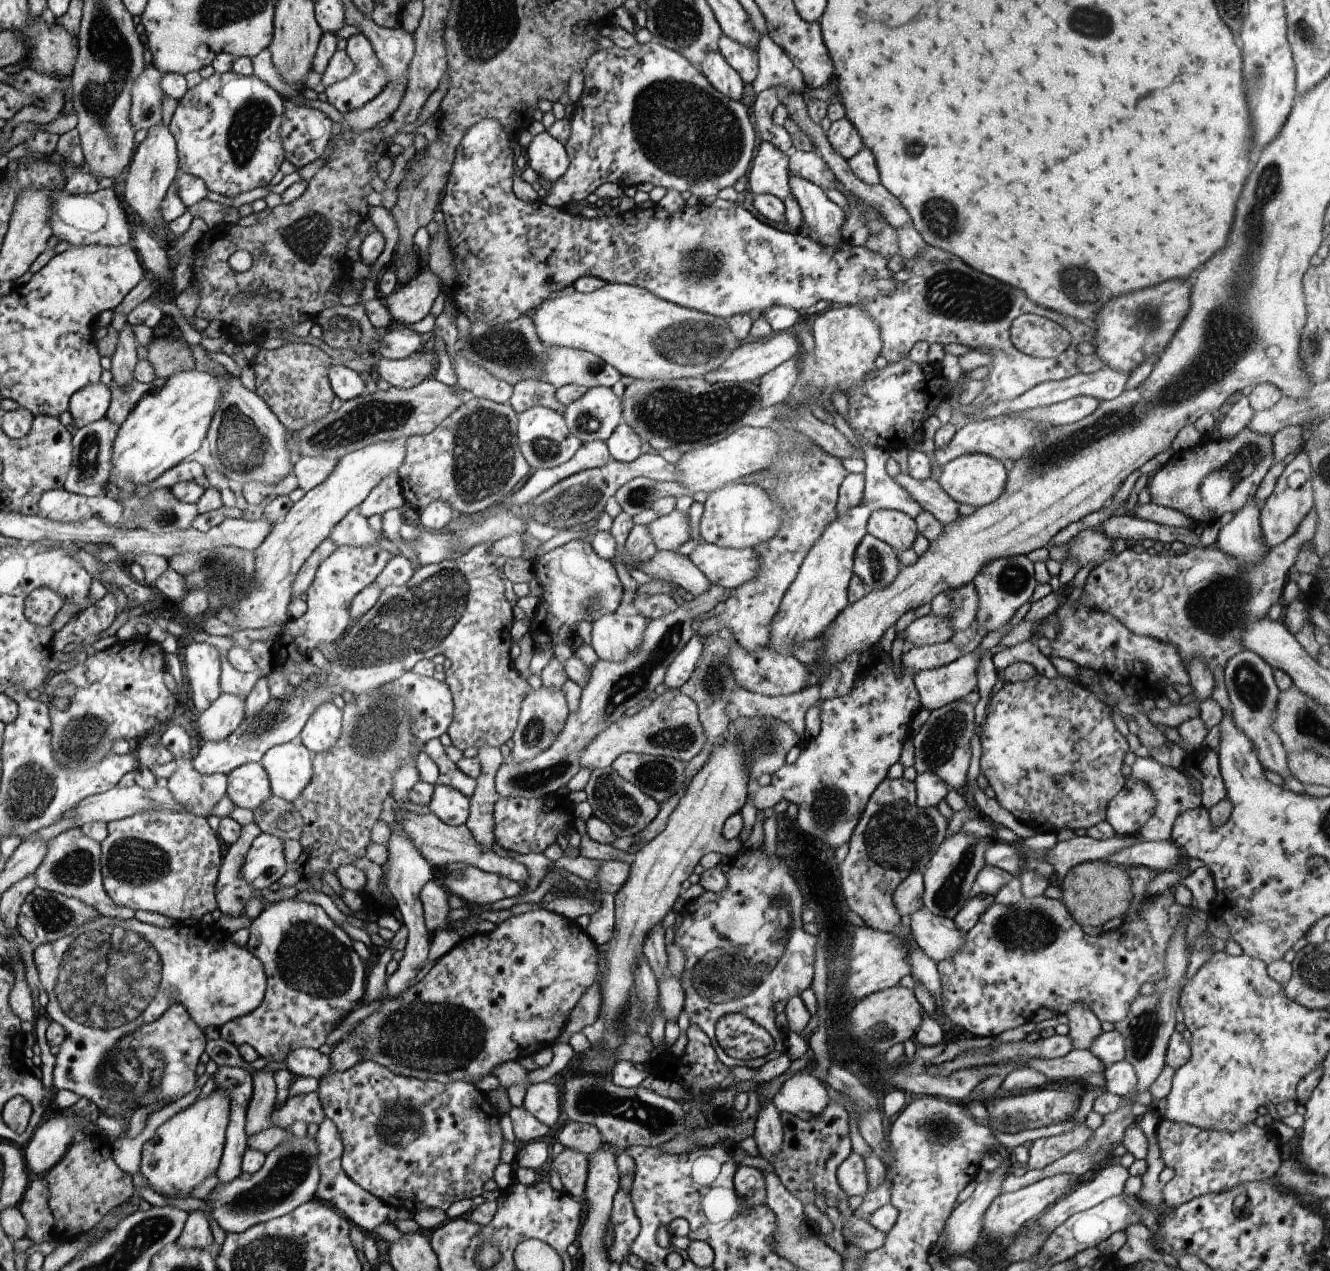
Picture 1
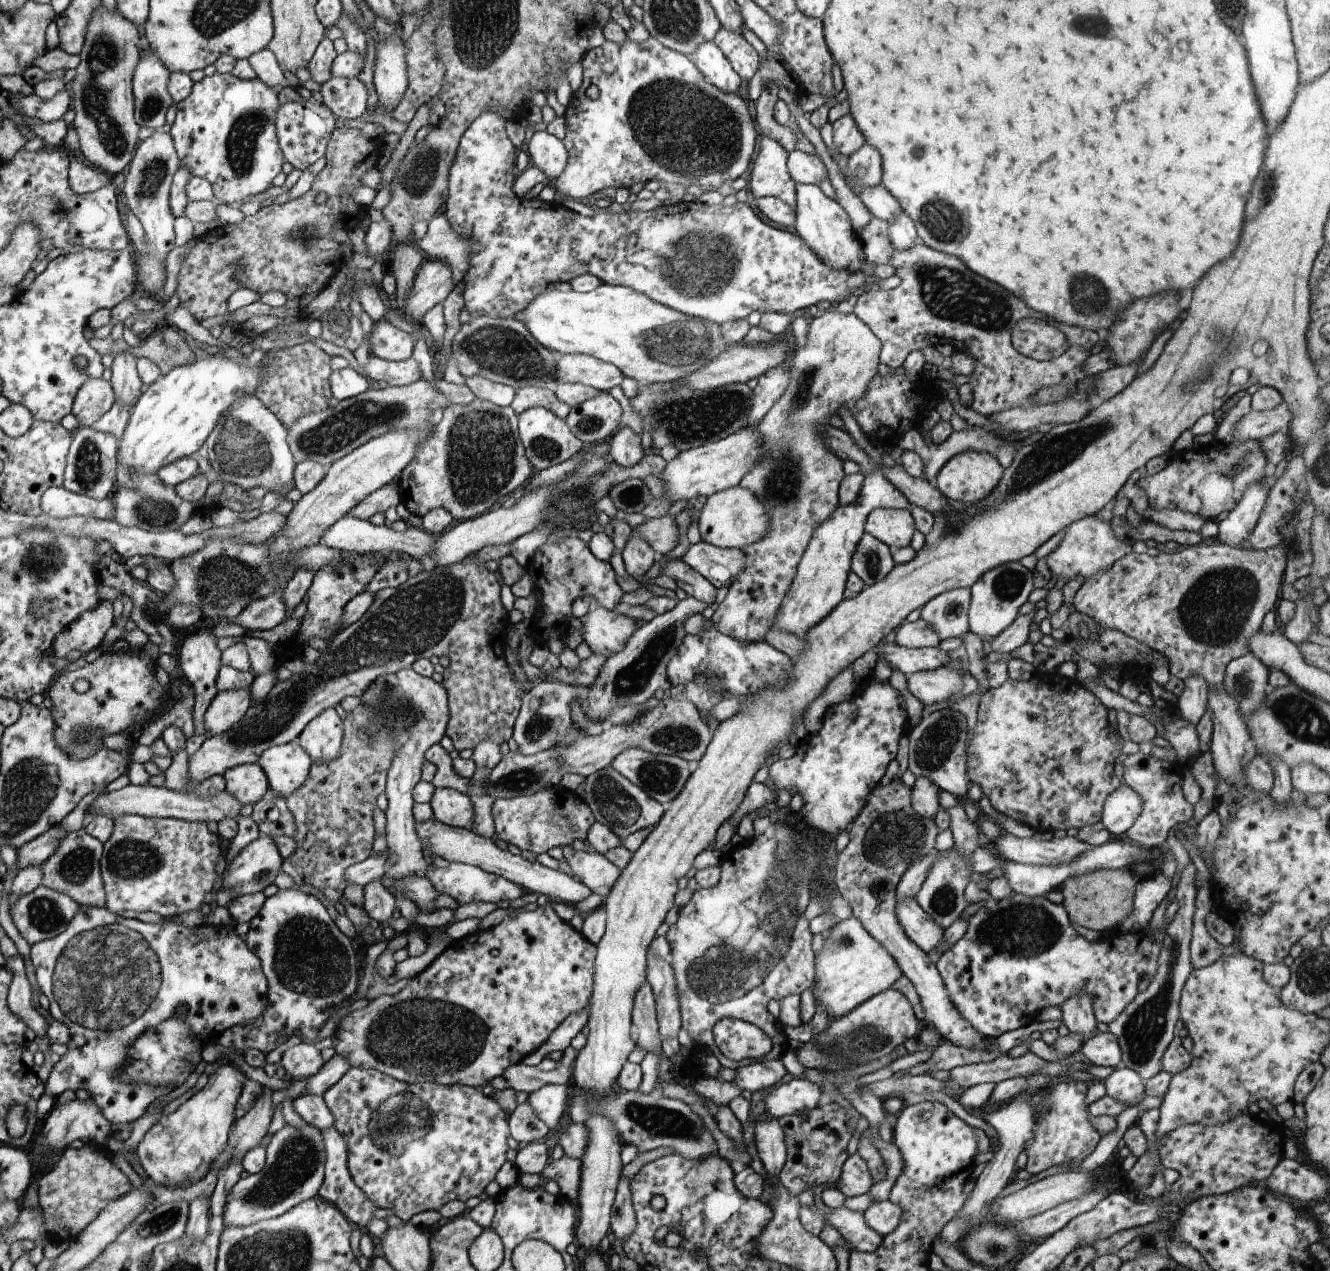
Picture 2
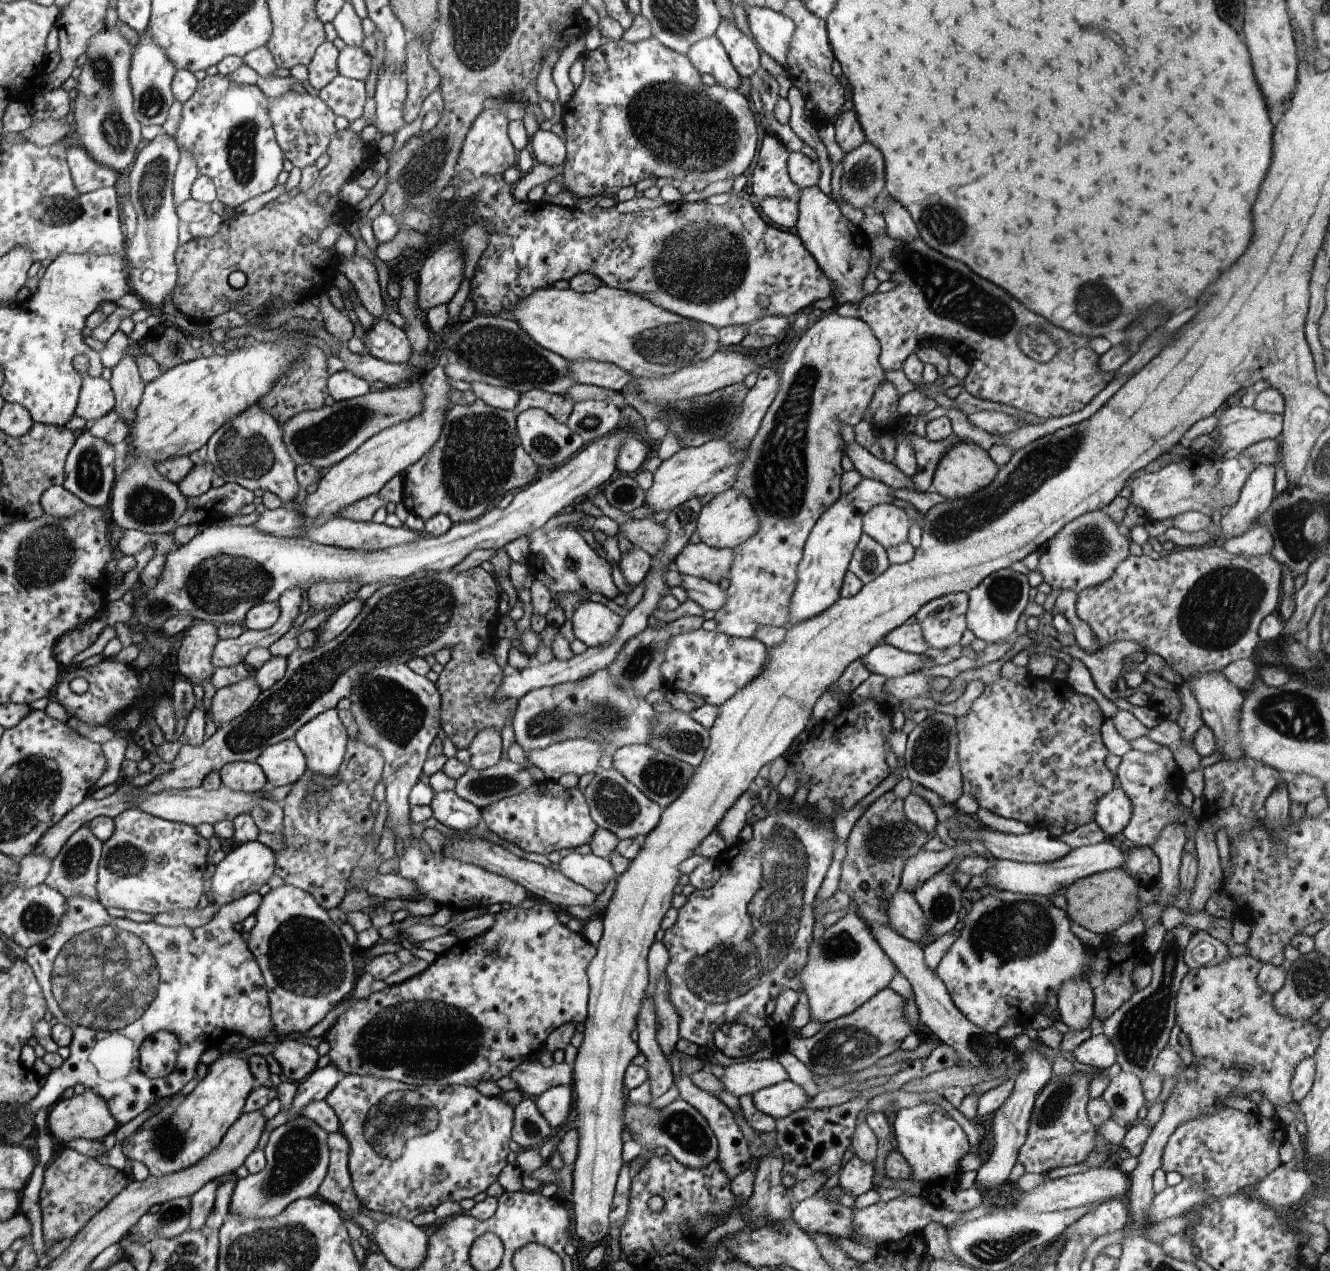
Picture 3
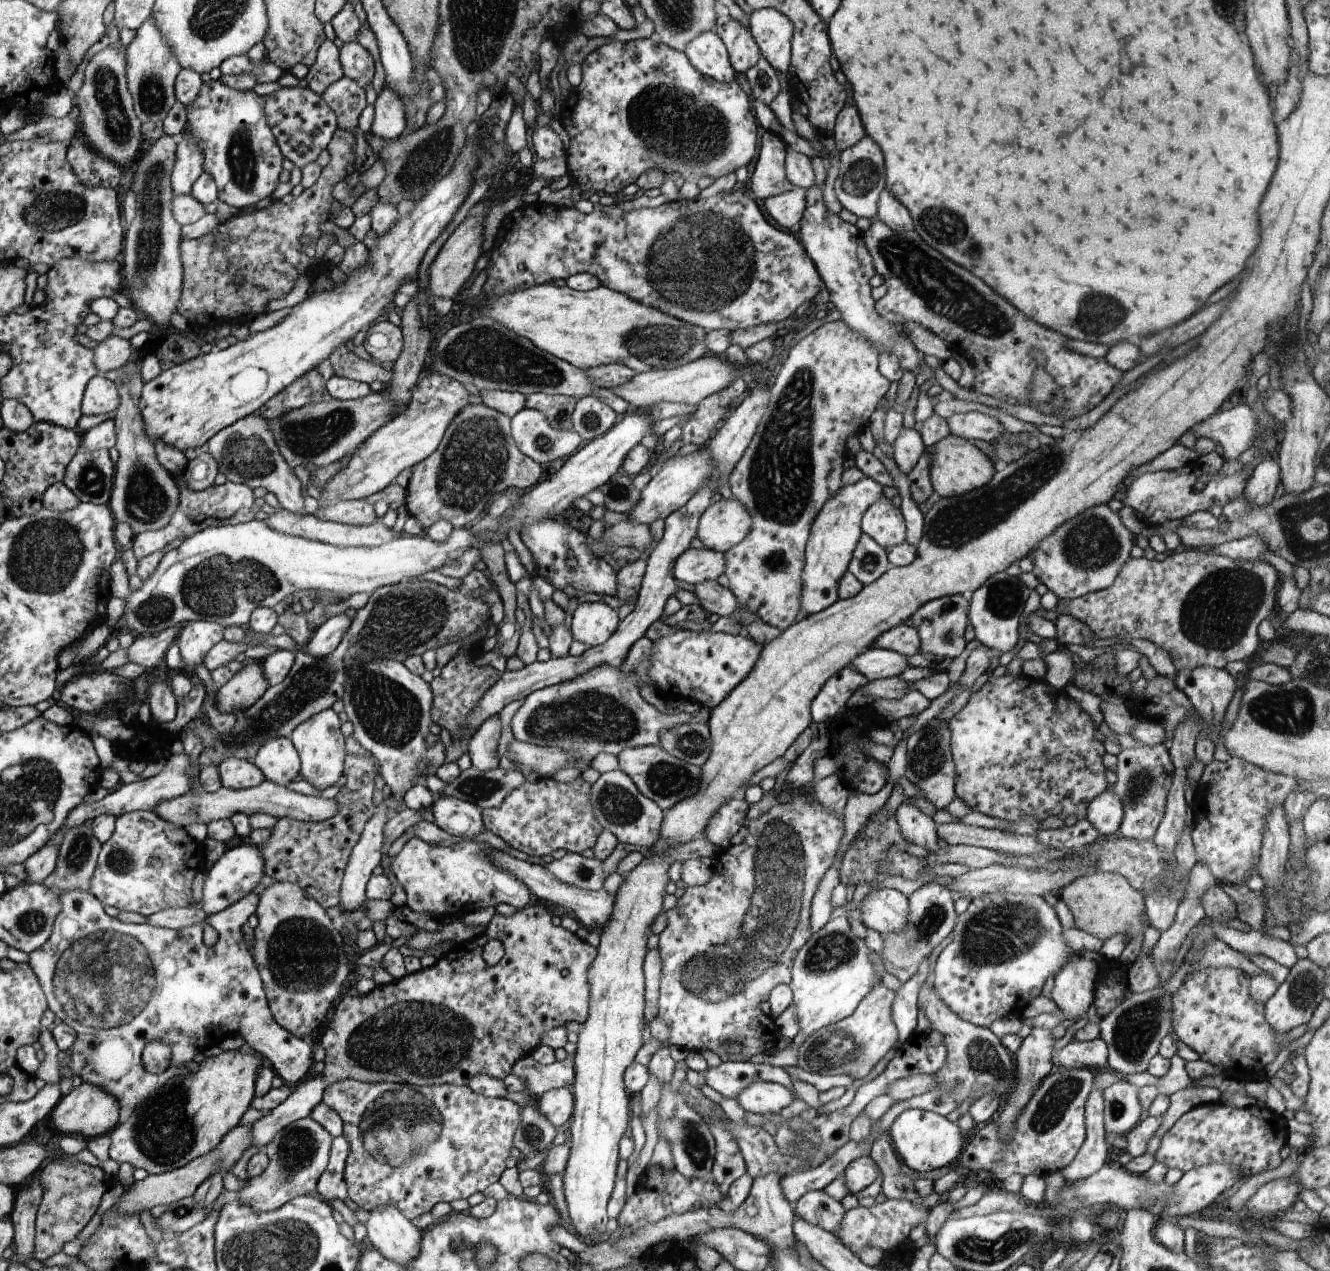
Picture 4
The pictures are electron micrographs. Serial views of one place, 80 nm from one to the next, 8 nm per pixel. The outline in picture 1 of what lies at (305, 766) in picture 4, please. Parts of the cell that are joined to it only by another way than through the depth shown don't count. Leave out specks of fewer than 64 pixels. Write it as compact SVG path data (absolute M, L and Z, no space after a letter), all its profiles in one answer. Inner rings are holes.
M324 702L310 716L298 740L314 754L332 750L342 736L342 712L334 702Z

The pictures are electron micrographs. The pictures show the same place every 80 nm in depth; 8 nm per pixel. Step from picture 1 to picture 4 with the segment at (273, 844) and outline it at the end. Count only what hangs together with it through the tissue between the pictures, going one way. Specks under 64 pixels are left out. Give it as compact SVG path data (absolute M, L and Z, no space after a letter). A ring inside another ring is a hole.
M249 843L230 848L207 871L208 878L204 882L202 899L198 906L202 907L211 915L224 910L231 904L237 903L241 898L244 898L244 896L256 888L261 877L265 875L264 867L264 857L261 857L261 852L256 845Z

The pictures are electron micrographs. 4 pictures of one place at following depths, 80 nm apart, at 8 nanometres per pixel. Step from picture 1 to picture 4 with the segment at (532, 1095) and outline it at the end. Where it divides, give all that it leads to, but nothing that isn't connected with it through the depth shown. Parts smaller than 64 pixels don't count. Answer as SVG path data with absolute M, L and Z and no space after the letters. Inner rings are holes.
M568 1087L550 1089L536 1100L537 1109L555 1126L567 1126L573 1113L574 1097Z

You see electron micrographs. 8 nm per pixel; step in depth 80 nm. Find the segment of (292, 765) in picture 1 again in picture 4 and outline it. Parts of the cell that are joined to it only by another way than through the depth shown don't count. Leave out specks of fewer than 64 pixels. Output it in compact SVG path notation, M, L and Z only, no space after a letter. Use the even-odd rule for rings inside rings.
M278 737L267 740L256 753L254 763L266 775L266 780L286 787L301 772L301 756L295 743L289 737Z

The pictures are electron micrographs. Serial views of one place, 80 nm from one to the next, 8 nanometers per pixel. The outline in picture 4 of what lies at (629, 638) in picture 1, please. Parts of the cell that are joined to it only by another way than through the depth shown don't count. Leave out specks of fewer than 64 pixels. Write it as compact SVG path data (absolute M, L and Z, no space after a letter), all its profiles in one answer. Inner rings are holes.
M606 603L579 604L572 617L571 633L588 647L604 644L619 627L620 616Z

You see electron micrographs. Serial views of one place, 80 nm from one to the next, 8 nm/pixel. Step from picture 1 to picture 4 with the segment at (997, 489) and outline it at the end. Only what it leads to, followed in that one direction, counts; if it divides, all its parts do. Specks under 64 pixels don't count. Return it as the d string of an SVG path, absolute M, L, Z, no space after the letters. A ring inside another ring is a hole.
M954 433L939 440L928 450L932 459L930 474L933 490L942 498L963 496L971 490L979 489L988 484L996 472L992 460L985 453L982 453L972 442L968 442L968 439Z

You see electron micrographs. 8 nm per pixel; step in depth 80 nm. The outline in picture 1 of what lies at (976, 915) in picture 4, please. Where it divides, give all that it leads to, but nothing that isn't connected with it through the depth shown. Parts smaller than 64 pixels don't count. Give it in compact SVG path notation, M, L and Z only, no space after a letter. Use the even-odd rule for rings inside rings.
M1142 866L1130 867L1125 869L1128 876L1130 876L1130 879L1132 879L1133 898L1132 898L1132 904L1130 905L1130 910L1128 910L1128 912L1126 912L1126 914L1122 916L1123 923L1117 930L1112 930L1109 932L1102 931L1100 934L1096 936L1089 936L1088 934L1086 934L1086 932L1084 932L1084 930L1082 930L1082 927L1078 925L1078 922L1076 922L1076 920L1074 920L1074 918L1070 916L1063 902L1051 900L1044 896L1040 896L1039 898L1030 898L1030 899L1023 897L1022 900L1018 902L1018 904L1010 904L1010 906L1006 906L1006 904L999 904L999 903L995 903L995 904L992 904L992 906L988 906L988 910L986 910L986 913L982 916L982 918L980 918L980 922L978 922L976 926L972 928L972 930L967 932L966 939L964 940L964 946L960 946L960 950L958 950L956 954L952 954L952 956L948 956L948 958L946 958L943 962L940 962L937 964L937 970L939 971L939 974L940 974L940 982L942 982L942 990L944 990L944 994L942 994L942 1002L944 1002L944 1014L946 1014L946 1016L948 1016L948 1018L950 1018L950 1020L952 1020L952 1022L954 1022L954 1024L956 1024L956 1026L958 1026L960 1030L967 1033L968 1036L971 1035L975 1037L978 1037L978 1036L997 1037L999 1034L1002 1034L1002 1032L1006 1030L1017 1028L1019 1026L1022 1026L1023 1024L1025 1025L1026 1023L1028 1024L1029 1022L1032 1021L1035 1011L1038 1010L1039 1008L1050 1008L1050 1010L1054 1011L1056 1014L1060 1014L1060 1013L1065 1014L1066 1010L1068 1010L1068 1008L1070 1008L1072 1004L1084 1004L1084 1006L1088 1006L1088 1009L1092 1010L1092 1013L1096 1016L1096 1018L1098 1018L1100 1023L1110 1022L1110 1024L1114 1025L1114 1024L1117 1024L1120 1020L1123 1020L1124 1016L1128 1014L1128 1010L1130 1010L1130 1004L1132 1004L1132 1002L1134 1002L1134 1000L1136 1000L1136 998L1139 996L1140 988L1142 988L1143 984L1146 984L1147 982L1148 983L1160 982L1160 978L1164 980L1164 958L1166 958L1166 946L1168 946L1168 942L1170 942L1170 938L1172 938L1172 934L1174 934L1172 930L1174 930L1174 928L1178 926L1178 922L1180 922L1180 918L1182 918L1182 914L1184 914L1184 905L1178 904L1178 902L1174 900L1174 893L1172 893L1170 889L1166 890L1164 894L1158 894L1158 896L1152 896L1152 898L1146 898L1146 888L1148 888L1148 884L1150 884L1150 882L1152 882L1152 880L1156 878L1156 873L1161 873L1161 872L1156 872L1155 870L1148 869Z

